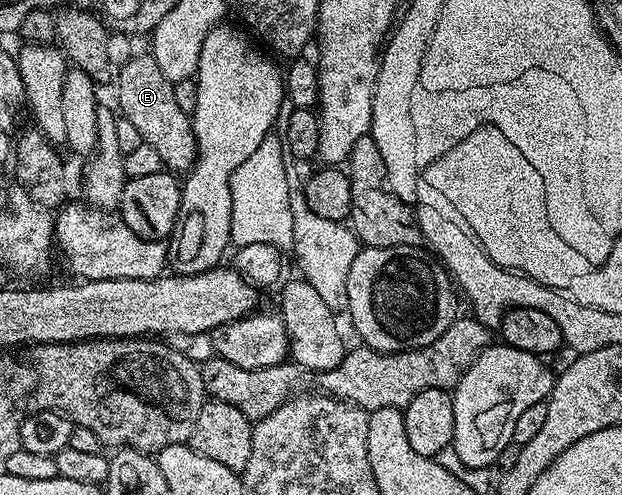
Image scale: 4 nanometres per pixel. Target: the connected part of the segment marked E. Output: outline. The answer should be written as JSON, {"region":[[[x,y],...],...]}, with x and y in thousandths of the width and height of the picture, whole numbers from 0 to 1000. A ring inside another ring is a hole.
{"region":[[[232,109],[203,123],[195,137],[191,131],[185,170],[186,202],[193,208],[191,224],[198,240],[215,246],[222,271],[228,271],[232,289],[254,303],[254,319],[260,319],[268,345],[278,352],[301,349],[315,329],[315,281],[309,238],[293,222],[293,214],[286,214],[283,180],[264,156],[260,141],[254,141],[248,117],[241,109]]]}

